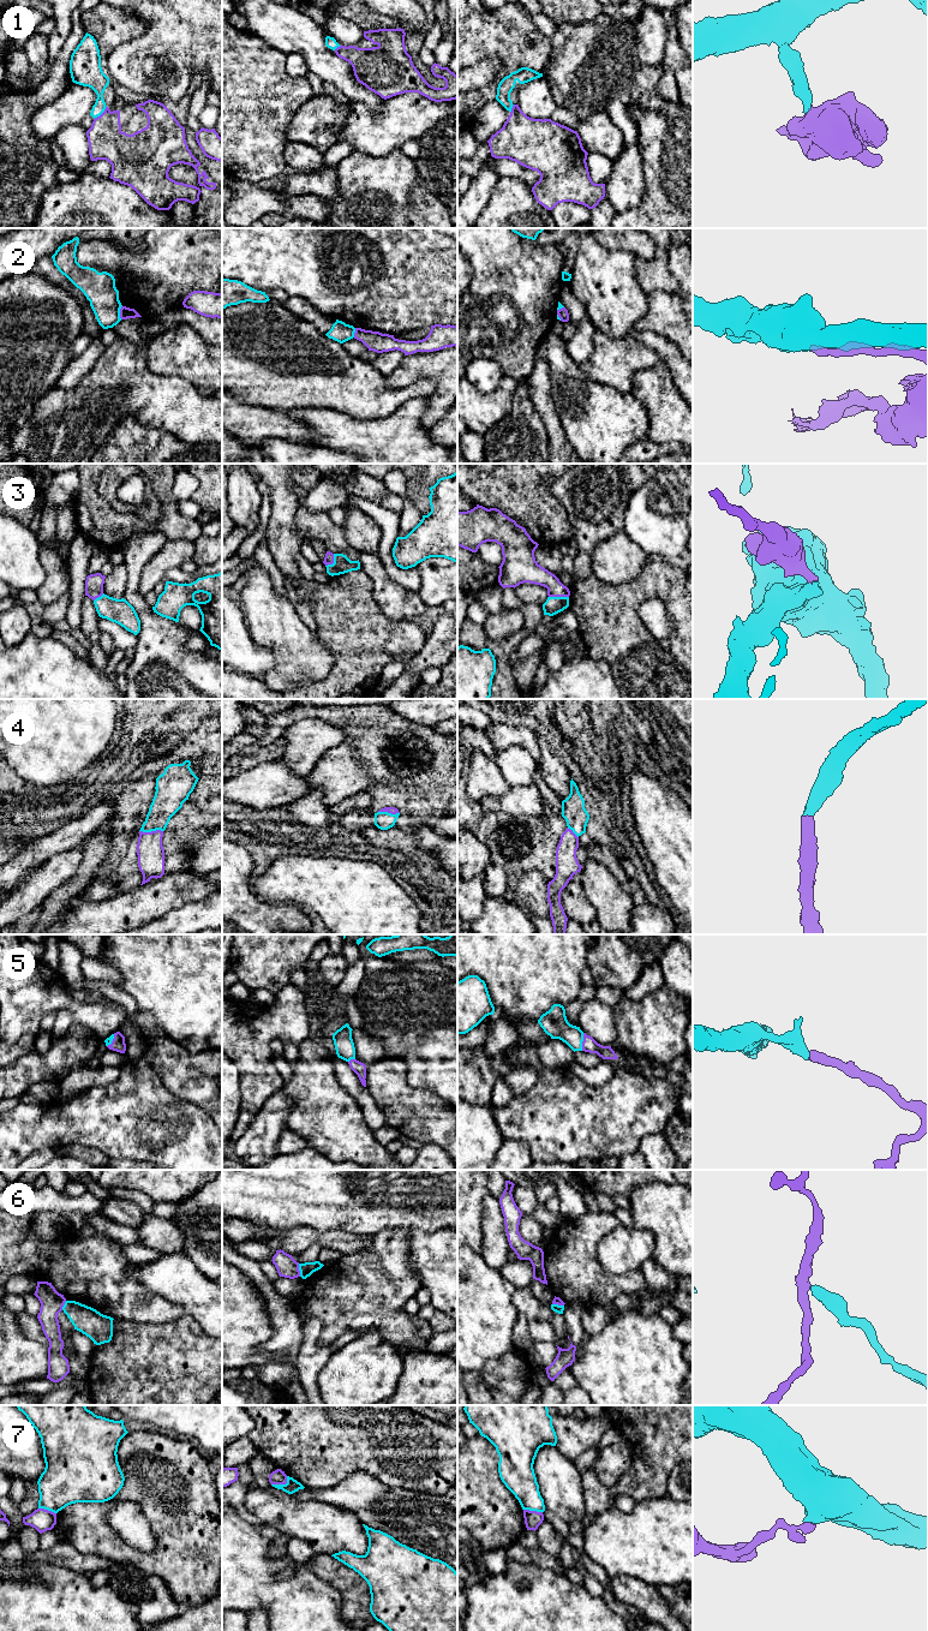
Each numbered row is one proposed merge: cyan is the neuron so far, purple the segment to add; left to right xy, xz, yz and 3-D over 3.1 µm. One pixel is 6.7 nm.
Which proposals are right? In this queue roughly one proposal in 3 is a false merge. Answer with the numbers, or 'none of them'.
1, 3, 4, 5

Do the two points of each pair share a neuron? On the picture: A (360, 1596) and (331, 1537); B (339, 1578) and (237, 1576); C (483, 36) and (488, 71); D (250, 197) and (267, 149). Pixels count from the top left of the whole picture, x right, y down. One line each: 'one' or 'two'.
A: two
B: two
C: two
D: two

